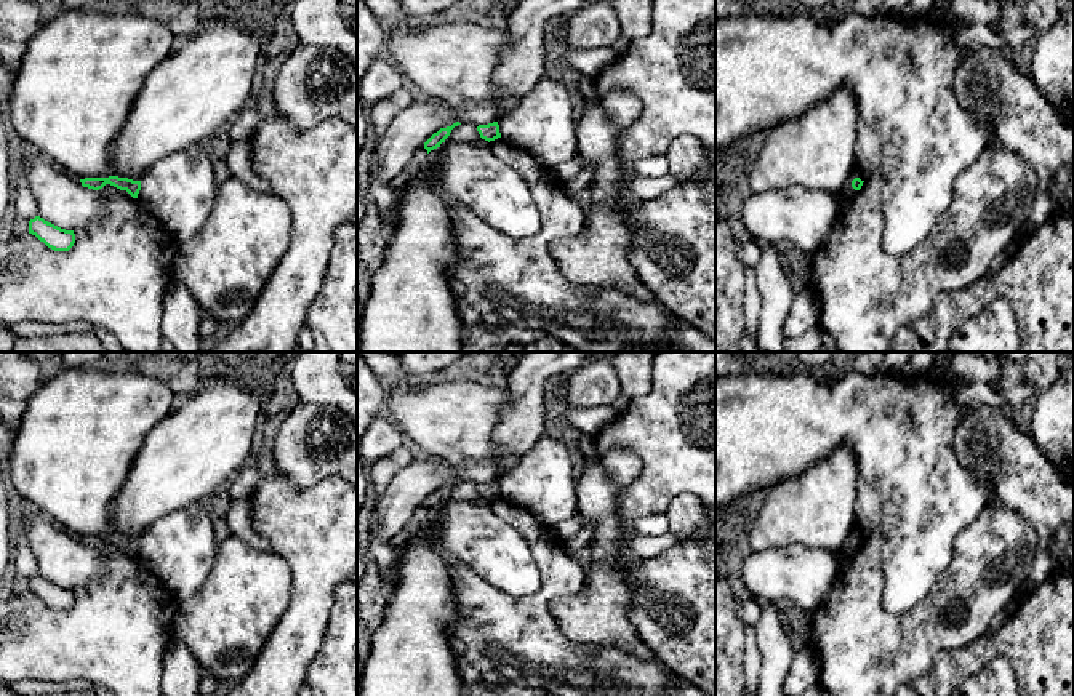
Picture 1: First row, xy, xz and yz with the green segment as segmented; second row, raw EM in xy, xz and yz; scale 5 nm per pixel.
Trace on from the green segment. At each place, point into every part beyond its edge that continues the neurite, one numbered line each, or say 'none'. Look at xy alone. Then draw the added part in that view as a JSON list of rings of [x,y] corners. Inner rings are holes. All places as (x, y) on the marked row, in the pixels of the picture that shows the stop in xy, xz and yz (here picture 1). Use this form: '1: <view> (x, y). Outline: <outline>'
none

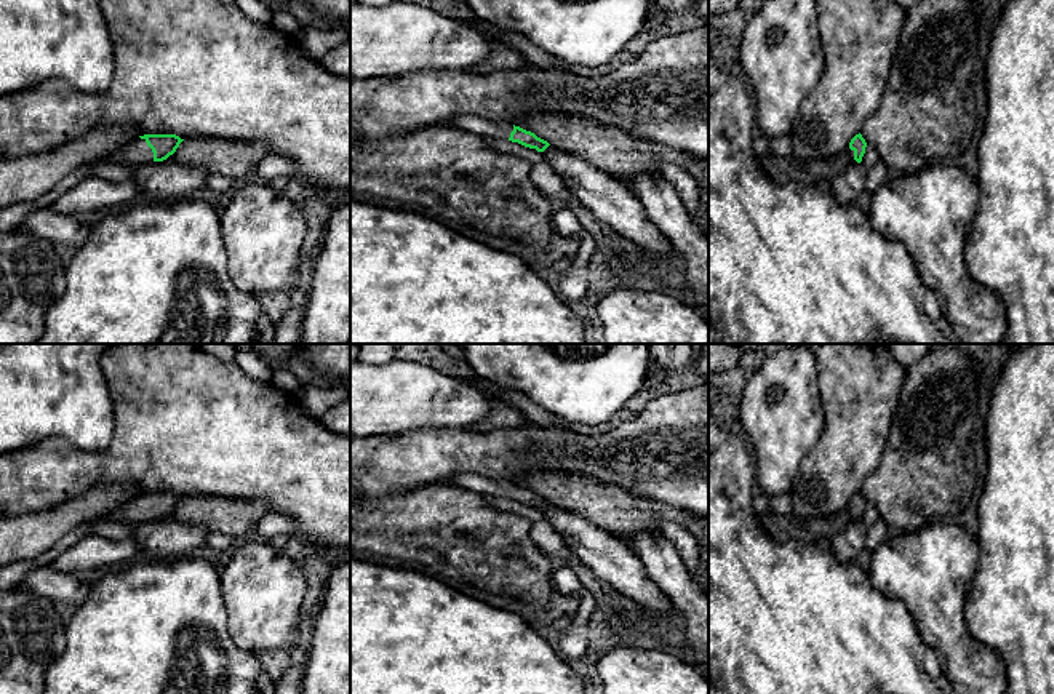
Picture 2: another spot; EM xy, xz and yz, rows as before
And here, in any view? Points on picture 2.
1: xy (136, 154). Outline: [[[138,138],[131,144],[110,154],[109,157],[101,158],[90,165],[96,165],[99,162],[115,162],[115,163],[123,163],[139,168],[142,165],[154,163],[154,152],[147,146],[146,139]]]

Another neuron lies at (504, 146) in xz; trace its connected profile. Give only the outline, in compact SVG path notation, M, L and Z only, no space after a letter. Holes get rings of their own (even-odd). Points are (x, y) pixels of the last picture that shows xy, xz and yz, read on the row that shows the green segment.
M491 139L491 146L497 152L521 157L521 158L528 160L533 165L545 162L545 157L544 157L542 152L537 152L536 149L525 147L518 142L512 142L509 139Z

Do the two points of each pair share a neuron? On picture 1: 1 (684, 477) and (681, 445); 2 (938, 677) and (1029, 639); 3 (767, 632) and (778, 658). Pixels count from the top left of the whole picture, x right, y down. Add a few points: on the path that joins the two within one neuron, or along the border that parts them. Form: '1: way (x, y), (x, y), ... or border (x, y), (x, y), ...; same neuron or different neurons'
1: way (684, 469), (684, 453); same neuron
2: way (961, 664), (975, 658), (989, 645), (1007, 642); same neuron
3: way (773, 639), (777, 652); same neuron

